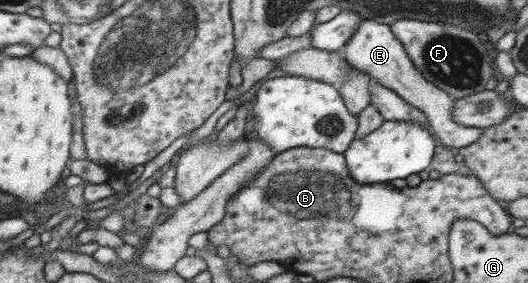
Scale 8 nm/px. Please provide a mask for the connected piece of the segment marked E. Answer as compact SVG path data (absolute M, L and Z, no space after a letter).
M361 20L357 23L355 32L347 44L341 48L342 56L345 62L377 80L382 87L400 95L409 103L409 106L421 110L428 120L430 131L441 146L451 148L467 147L470 143L477 141L484 128L462 126L452 118L453 99L447 96L447 93L428 83L423 76L413 67L411 61L406 57L405 51L390 29L384 22L375 22L372 20Z

